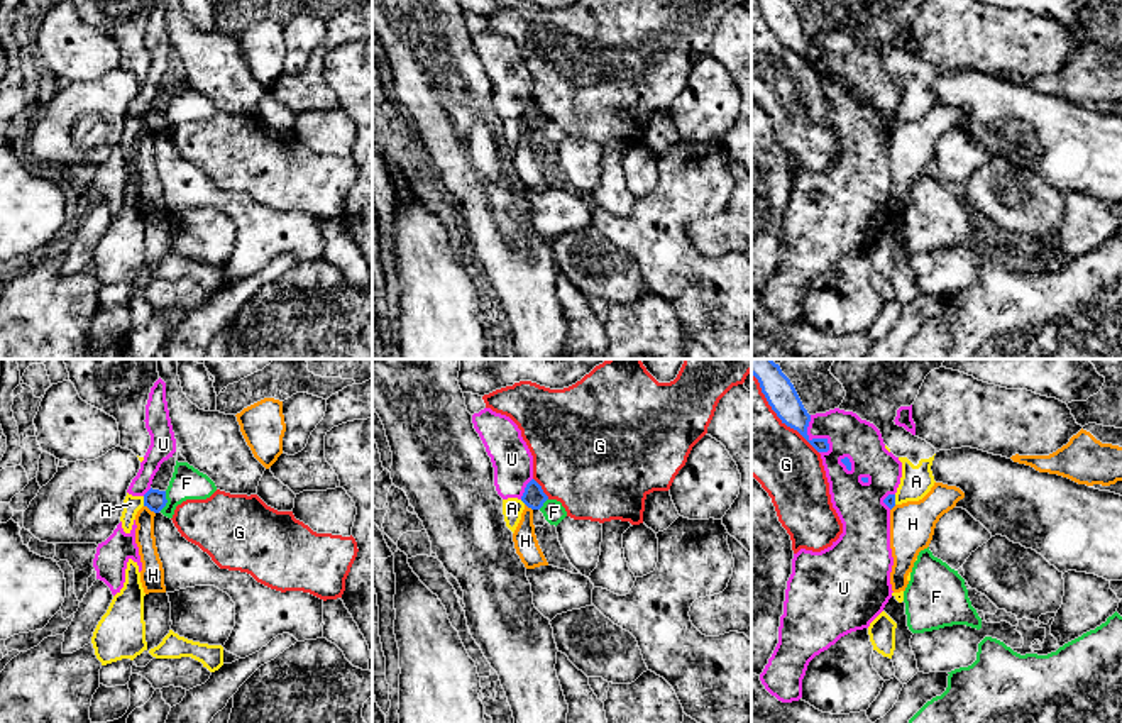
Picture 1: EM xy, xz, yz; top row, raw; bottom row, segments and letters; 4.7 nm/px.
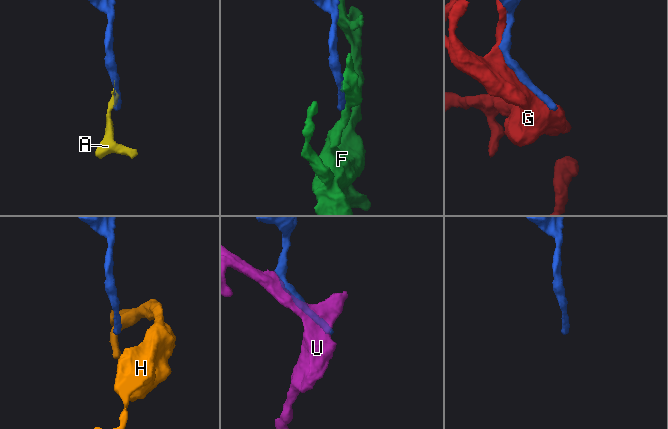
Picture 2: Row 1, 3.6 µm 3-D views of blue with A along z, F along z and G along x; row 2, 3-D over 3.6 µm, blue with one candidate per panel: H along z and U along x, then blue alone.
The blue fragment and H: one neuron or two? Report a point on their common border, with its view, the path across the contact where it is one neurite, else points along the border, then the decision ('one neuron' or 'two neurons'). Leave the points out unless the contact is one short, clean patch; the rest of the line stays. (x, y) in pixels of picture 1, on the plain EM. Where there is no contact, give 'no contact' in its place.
contact xy (149, 129); border xy (144, 126), (154, 134); two neurons

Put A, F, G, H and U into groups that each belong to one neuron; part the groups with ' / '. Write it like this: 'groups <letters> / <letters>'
groups A / F / G / H / U

